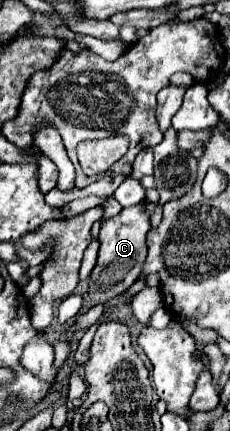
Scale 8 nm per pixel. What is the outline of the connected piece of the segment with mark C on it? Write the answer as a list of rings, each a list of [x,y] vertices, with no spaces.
[[[141,203],[133,207],[125,207],[117,217],[107,219],[101,225],[101,235],[99,235],[99,255],[97,255],[97,265],[89,275],[89,299],[99,299],[95,293],[103,293],[107,301],[119,297],[121,293],[131,287],[137,277],[141,275],[141,263],[145,261],[147,247],[145,247],[145,235],[149,231],[149,215],[141,211]]]

